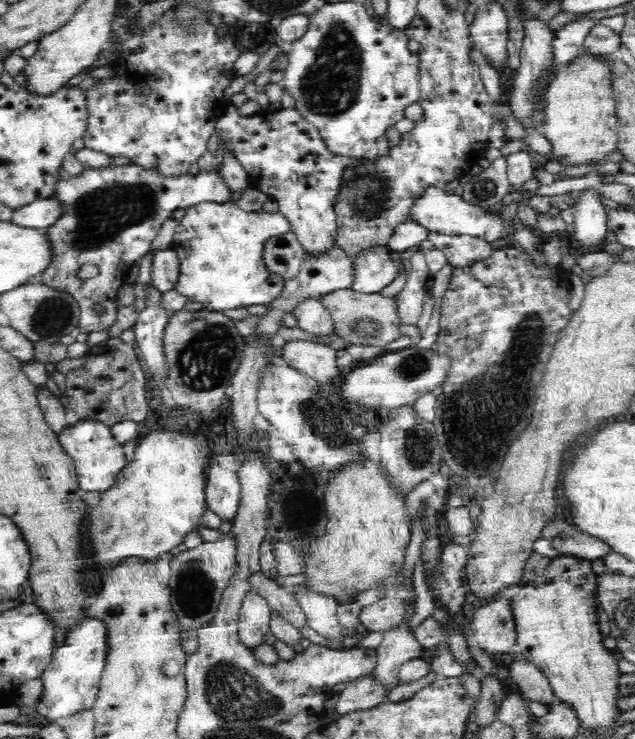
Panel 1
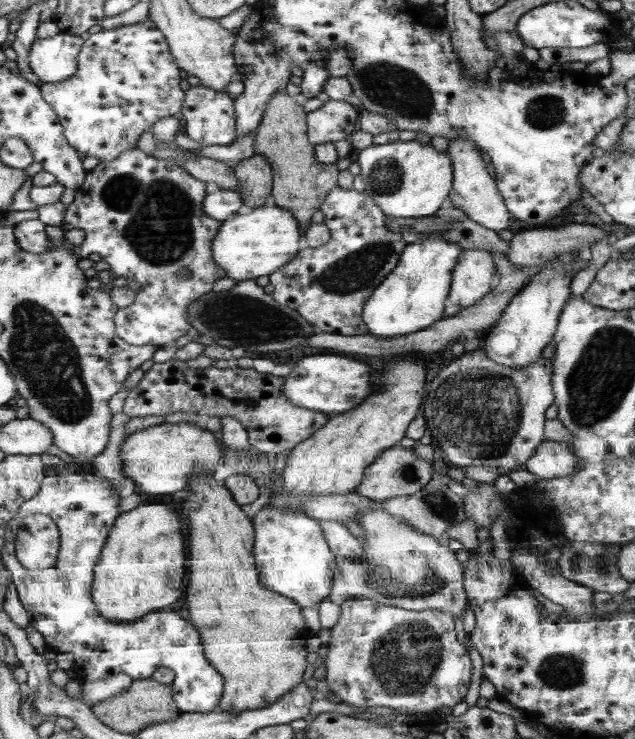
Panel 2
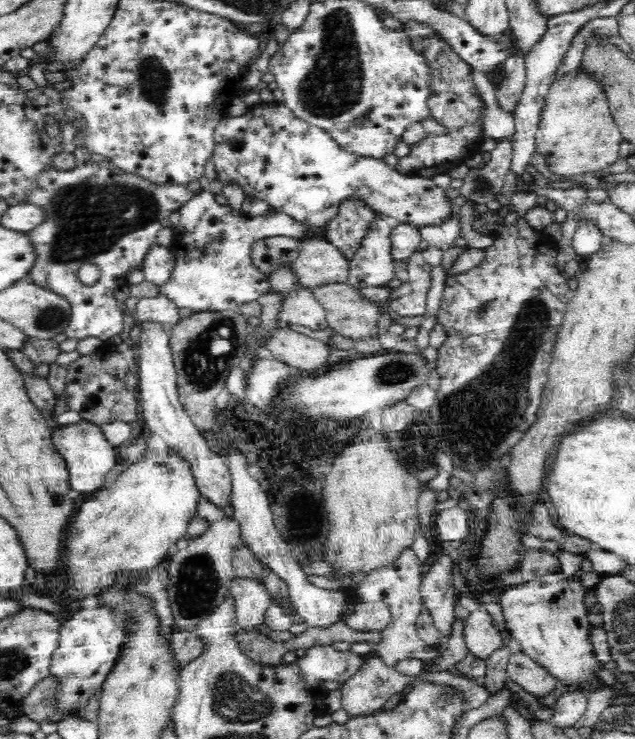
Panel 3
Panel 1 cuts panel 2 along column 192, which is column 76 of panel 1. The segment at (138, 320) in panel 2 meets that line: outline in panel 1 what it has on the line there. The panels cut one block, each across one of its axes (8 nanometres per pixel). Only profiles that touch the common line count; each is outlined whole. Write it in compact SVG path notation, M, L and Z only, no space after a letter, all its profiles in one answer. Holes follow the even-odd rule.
M103 165L102 168L84 168L76 176L59 177L55 181L51 199L58 200L63 207L58 220L43 229L46 231L46 239L50 241L51 260L46 270L40 274L39 281L50 288L64 291L78 301L79 322L76 330L89 334L110 329L114 324L119 307L116 294L125 283L128 270L150 250L164 220L171 217L172 212L178 208L186 209L203 201L230 203L231 192L218 170L201 170L197 175L164 176L158 174L158 171L148 171L138 165ZM84 264L96 266L98 276L84 282L78 276Z

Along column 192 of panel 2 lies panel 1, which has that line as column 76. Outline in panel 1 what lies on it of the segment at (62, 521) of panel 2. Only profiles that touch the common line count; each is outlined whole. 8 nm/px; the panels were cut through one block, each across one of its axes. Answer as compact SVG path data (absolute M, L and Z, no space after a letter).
M84 618L74 624L63 637L64 642L54 650L50 664L40 676L42 692L39 701L29 709L32 714L40 714L44 720L56 722L68 718L76 712L92 708L101 684L102 671L106 664L109 633L99 618Z

